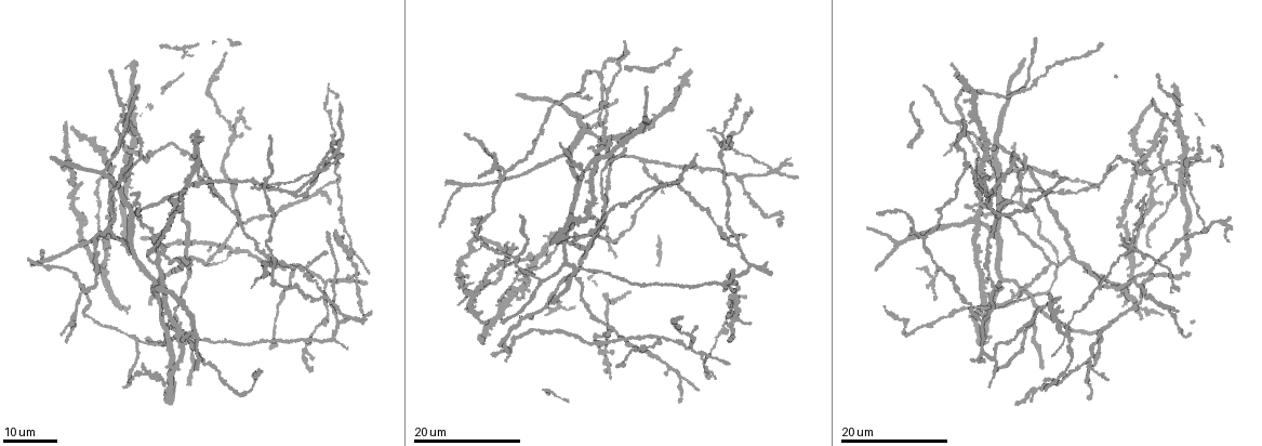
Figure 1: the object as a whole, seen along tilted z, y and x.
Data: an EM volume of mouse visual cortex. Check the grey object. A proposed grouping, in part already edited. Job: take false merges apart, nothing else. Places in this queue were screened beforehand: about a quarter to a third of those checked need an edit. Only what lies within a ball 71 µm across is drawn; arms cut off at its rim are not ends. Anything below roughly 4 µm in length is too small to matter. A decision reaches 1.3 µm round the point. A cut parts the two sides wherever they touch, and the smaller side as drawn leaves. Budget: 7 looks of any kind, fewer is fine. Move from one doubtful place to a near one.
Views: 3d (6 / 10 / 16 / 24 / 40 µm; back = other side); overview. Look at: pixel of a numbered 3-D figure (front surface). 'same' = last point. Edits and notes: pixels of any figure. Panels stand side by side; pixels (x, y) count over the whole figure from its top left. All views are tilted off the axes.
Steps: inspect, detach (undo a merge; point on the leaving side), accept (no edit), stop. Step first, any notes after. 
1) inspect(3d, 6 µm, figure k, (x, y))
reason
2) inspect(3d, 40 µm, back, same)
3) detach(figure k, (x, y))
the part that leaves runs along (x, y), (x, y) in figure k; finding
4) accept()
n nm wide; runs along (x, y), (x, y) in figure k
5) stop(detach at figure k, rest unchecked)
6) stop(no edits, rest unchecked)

inspect(3d, 24 µm, figure 1, (234, 137))
four arms meet

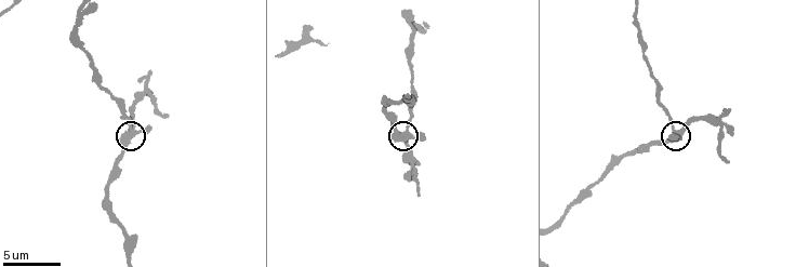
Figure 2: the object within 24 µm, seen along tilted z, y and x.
inspect(3d, 6 µm, figure 2, (130, 131))
zoom in

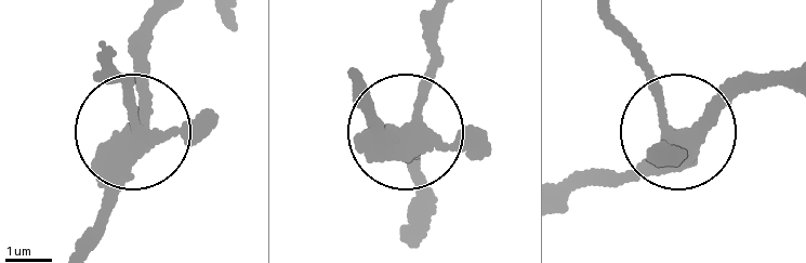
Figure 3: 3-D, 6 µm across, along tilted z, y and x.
accept()
one neuron here

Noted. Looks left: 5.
inspect(3d, 24 µm, figure 1, (1020, 190))
three-way junction

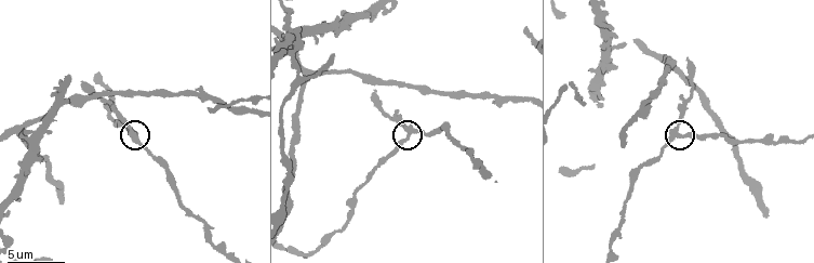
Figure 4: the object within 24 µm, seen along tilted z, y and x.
inspect(3d, 6 µm, figure 4, (676, 134))

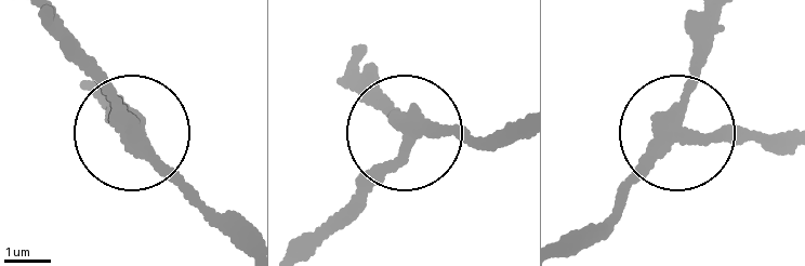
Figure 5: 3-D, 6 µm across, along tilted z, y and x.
accept()
3 arms; runs along (233, 245), (148, 164), (121, 109), (48, 31) in figure 5; all the same neuron

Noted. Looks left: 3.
inspect(3d, 24 µm, figure 1, (267, 244))
thin neck

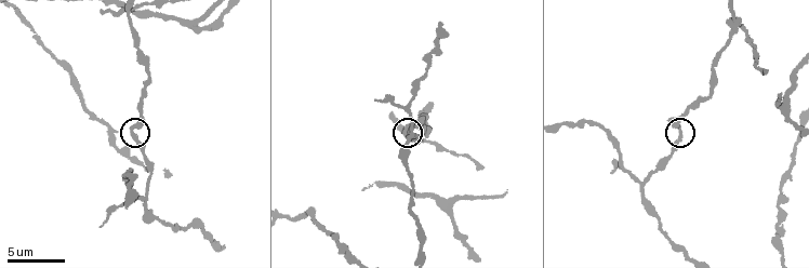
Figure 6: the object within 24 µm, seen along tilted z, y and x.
inspect(3d, 6 µm, figure 6, (404, 132))

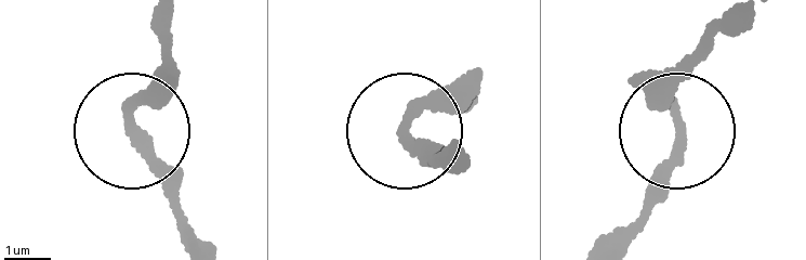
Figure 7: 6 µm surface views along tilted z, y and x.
accept()
240 nm wide; runs along (606, 243), (645, 203), (673, 132), (671, 96), (639, 78) in figure 7; all the same neuron

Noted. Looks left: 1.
stop(no edits, rest unchecked)

